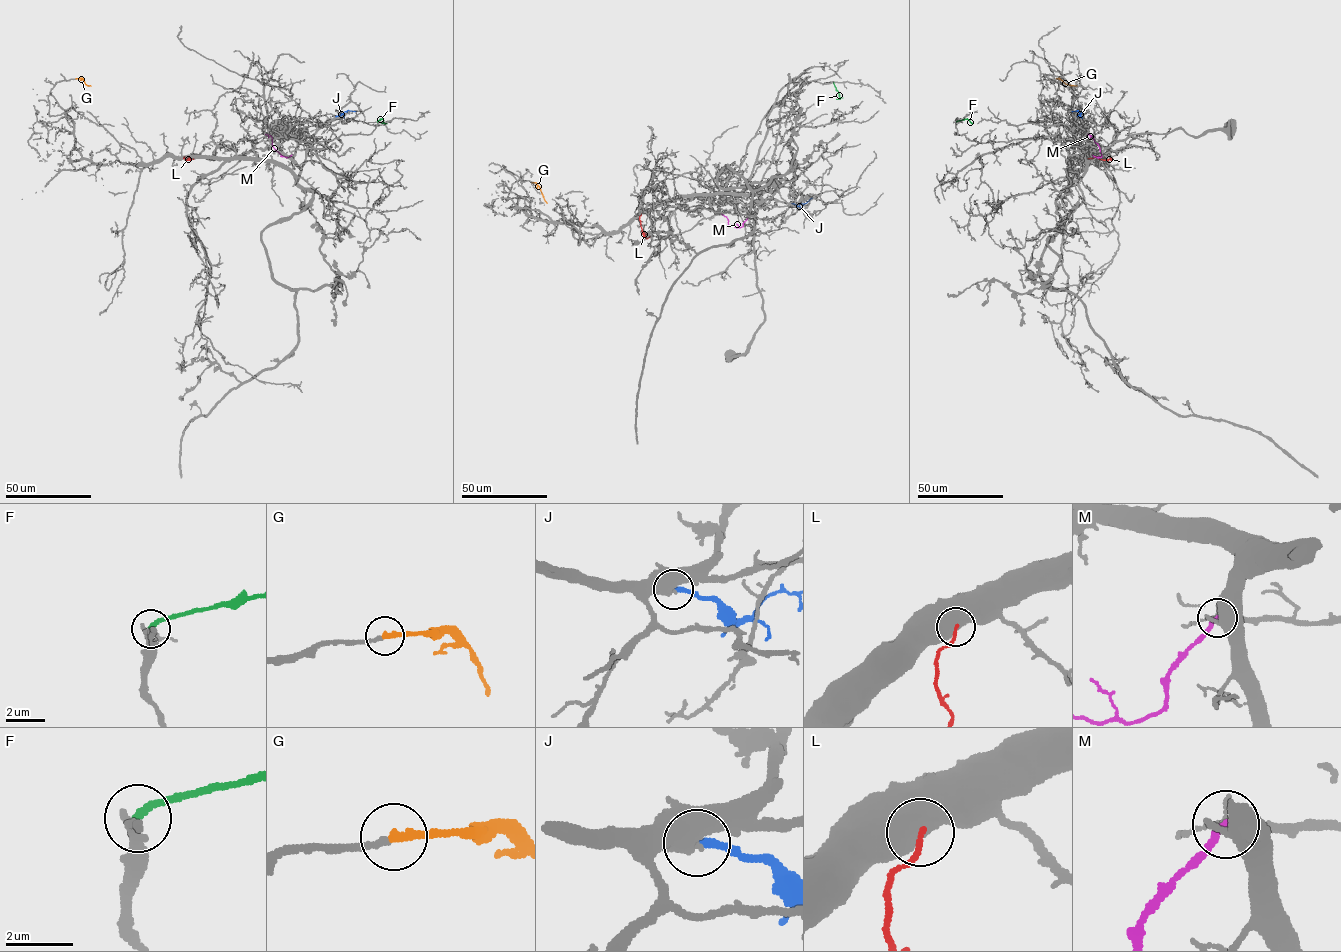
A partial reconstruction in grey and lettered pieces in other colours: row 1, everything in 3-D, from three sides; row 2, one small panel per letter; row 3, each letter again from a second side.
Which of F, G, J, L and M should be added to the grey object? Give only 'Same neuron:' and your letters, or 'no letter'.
Same neuron: G

